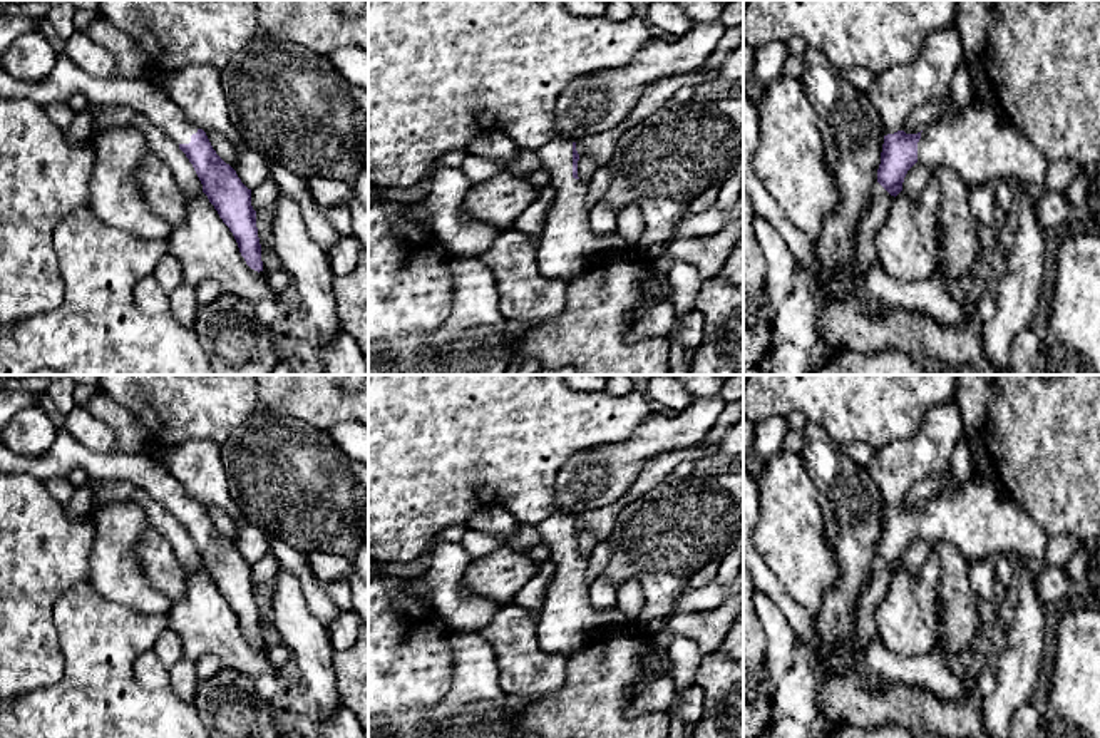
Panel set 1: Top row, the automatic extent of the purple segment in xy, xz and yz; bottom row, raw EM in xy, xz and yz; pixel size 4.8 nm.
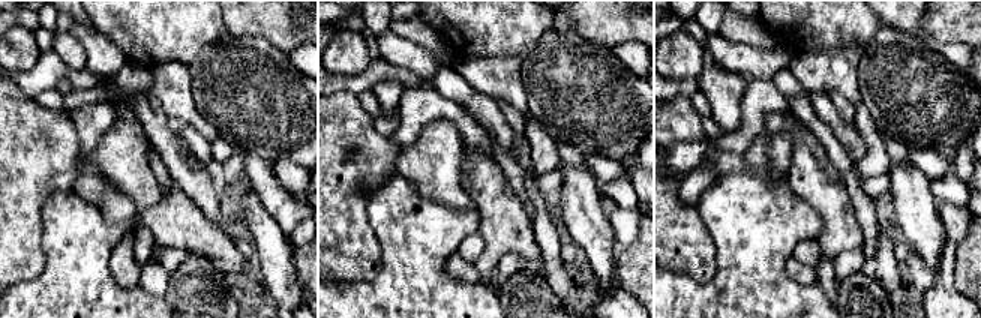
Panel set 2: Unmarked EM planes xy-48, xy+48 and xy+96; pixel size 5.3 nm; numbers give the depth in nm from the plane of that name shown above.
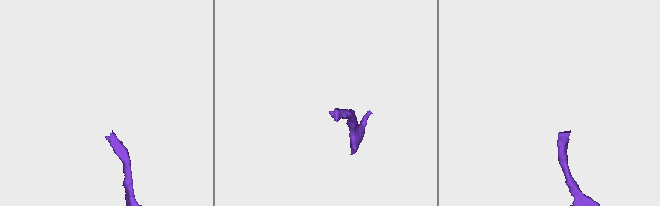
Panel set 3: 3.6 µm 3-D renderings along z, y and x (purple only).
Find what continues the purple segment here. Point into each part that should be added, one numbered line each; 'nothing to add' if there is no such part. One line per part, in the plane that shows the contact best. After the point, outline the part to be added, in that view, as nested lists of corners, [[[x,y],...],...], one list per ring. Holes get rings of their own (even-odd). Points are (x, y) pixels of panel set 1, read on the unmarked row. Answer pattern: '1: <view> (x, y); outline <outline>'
1: xz (568, 621); outline [[[554,510],[537,527],[541,544],[551,551],[556,567],[542,607],[536,612],[537,643],[542,651],[566,659],[594,643],[601,631],[633,624],[618,607],[598,609],[589,599],[588,557],[573,552],[573,515]]]

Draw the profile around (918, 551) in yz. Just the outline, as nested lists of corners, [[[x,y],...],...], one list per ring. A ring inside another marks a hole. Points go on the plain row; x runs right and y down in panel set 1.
[[[916,537],[904,552],[902,567],[916,576],[931,552],[933,546],[928,541]]]

